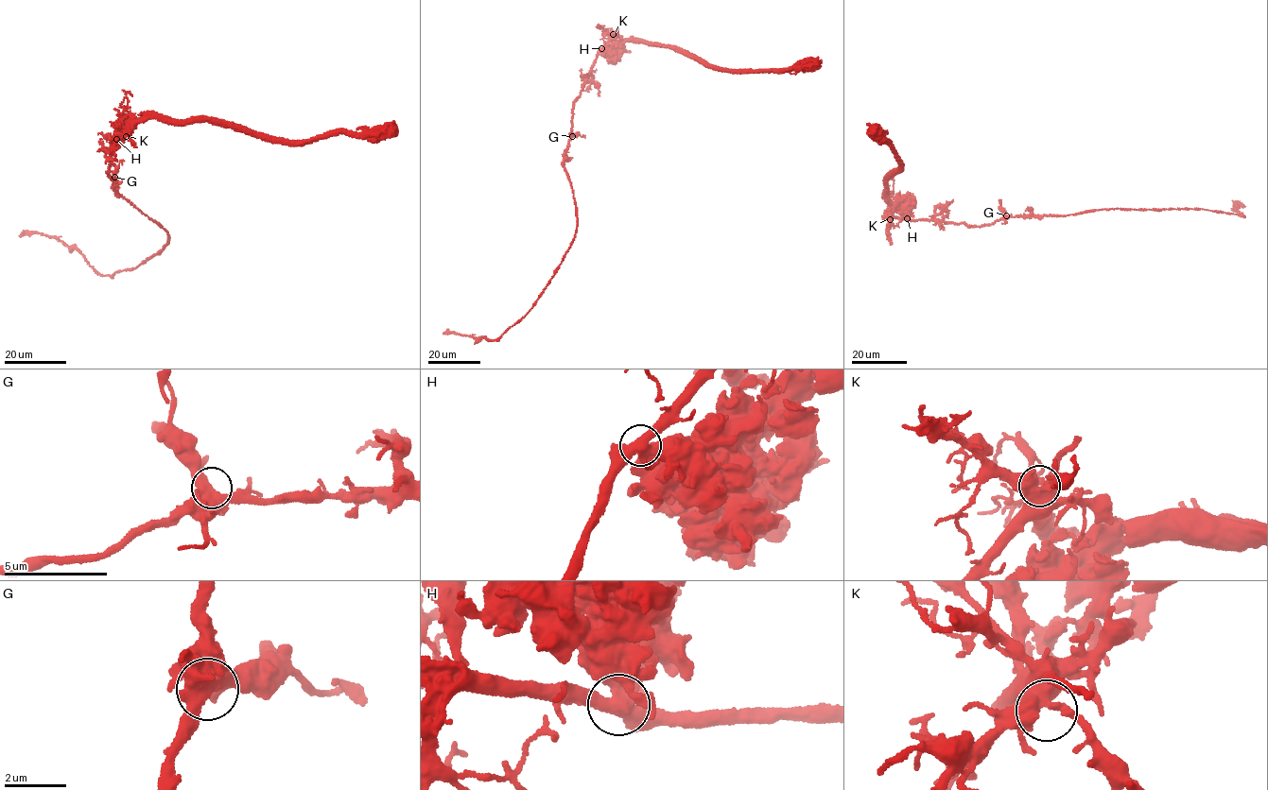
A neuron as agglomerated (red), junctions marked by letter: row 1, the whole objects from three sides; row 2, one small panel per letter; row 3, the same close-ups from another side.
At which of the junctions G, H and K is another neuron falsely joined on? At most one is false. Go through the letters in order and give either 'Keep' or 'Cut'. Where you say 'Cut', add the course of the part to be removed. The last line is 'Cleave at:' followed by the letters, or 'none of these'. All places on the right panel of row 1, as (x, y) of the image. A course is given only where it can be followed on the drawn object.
G: Keep
H: Cut. Course of the part to remove: (907, 219), (972, 226), (1008, 217), (1064, 215), (1118, 208), (1204, 209), (1244, 216), (1234, 202), (1238, 212)
K: Keep
Cleave at: H

